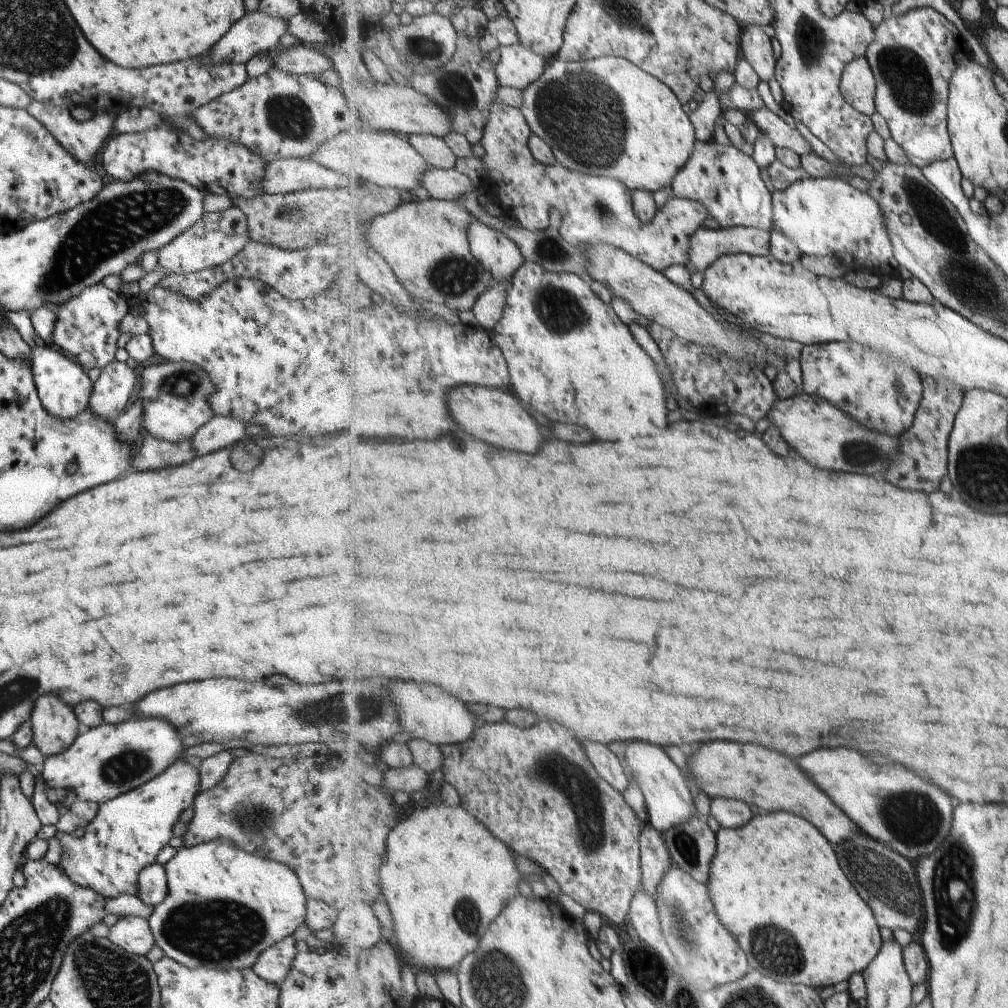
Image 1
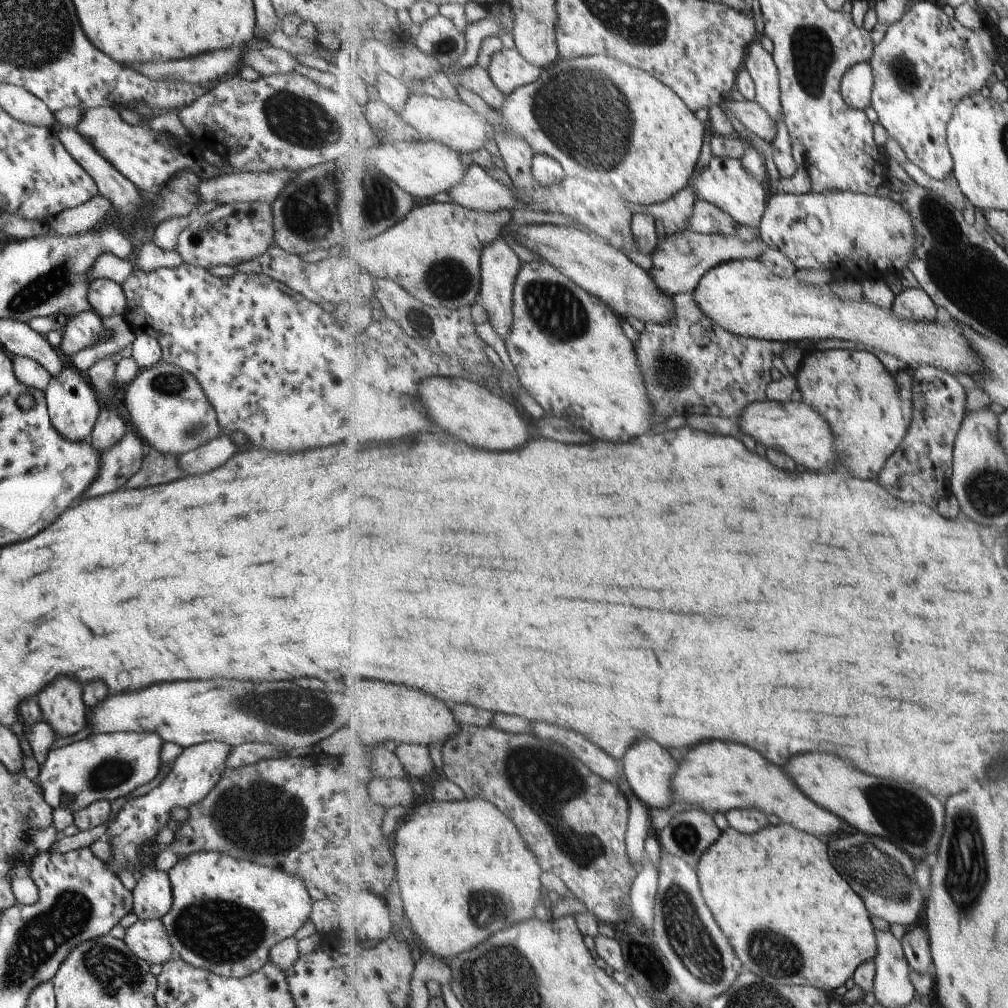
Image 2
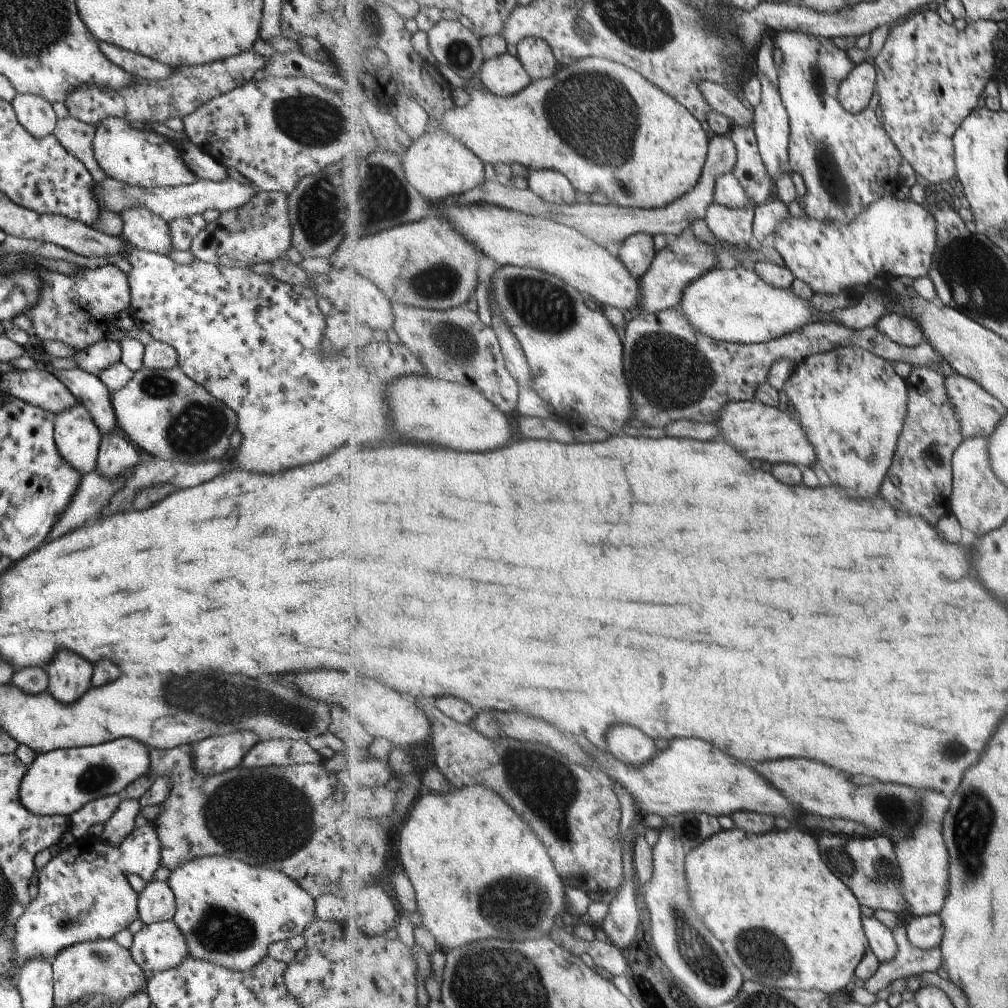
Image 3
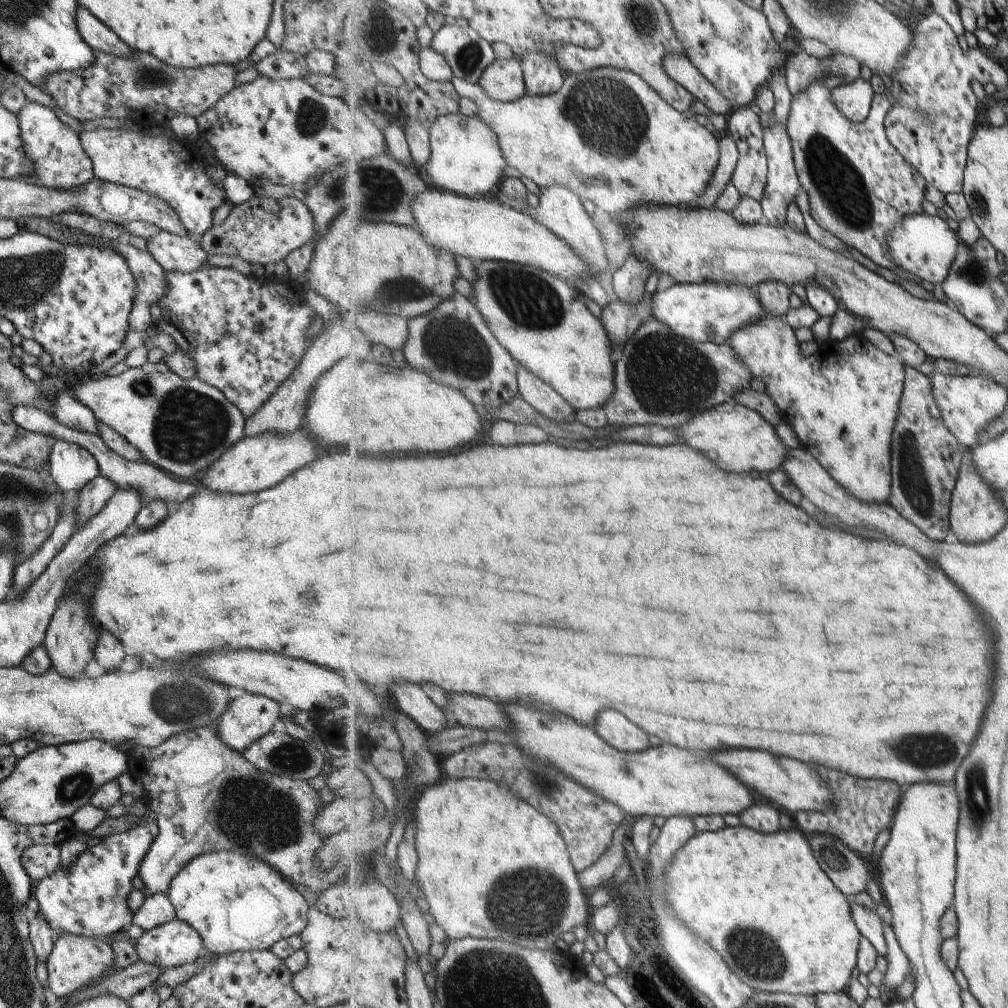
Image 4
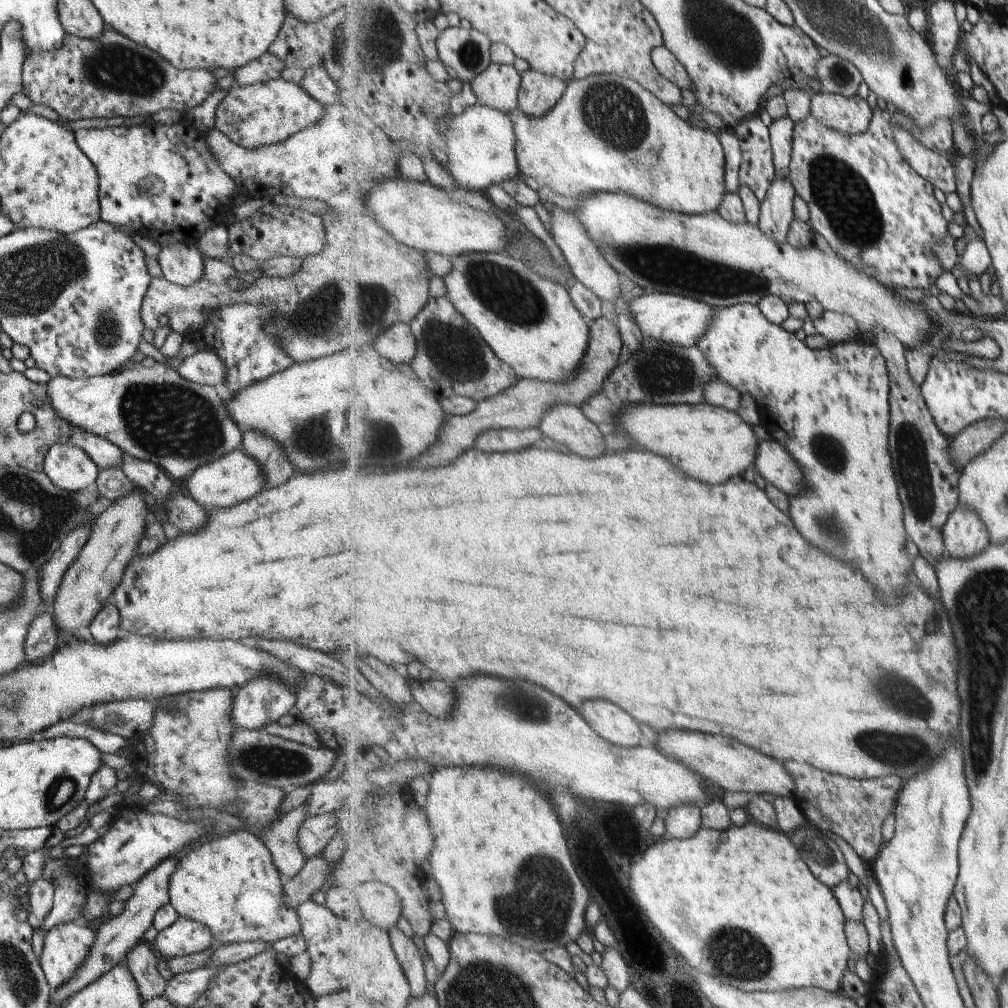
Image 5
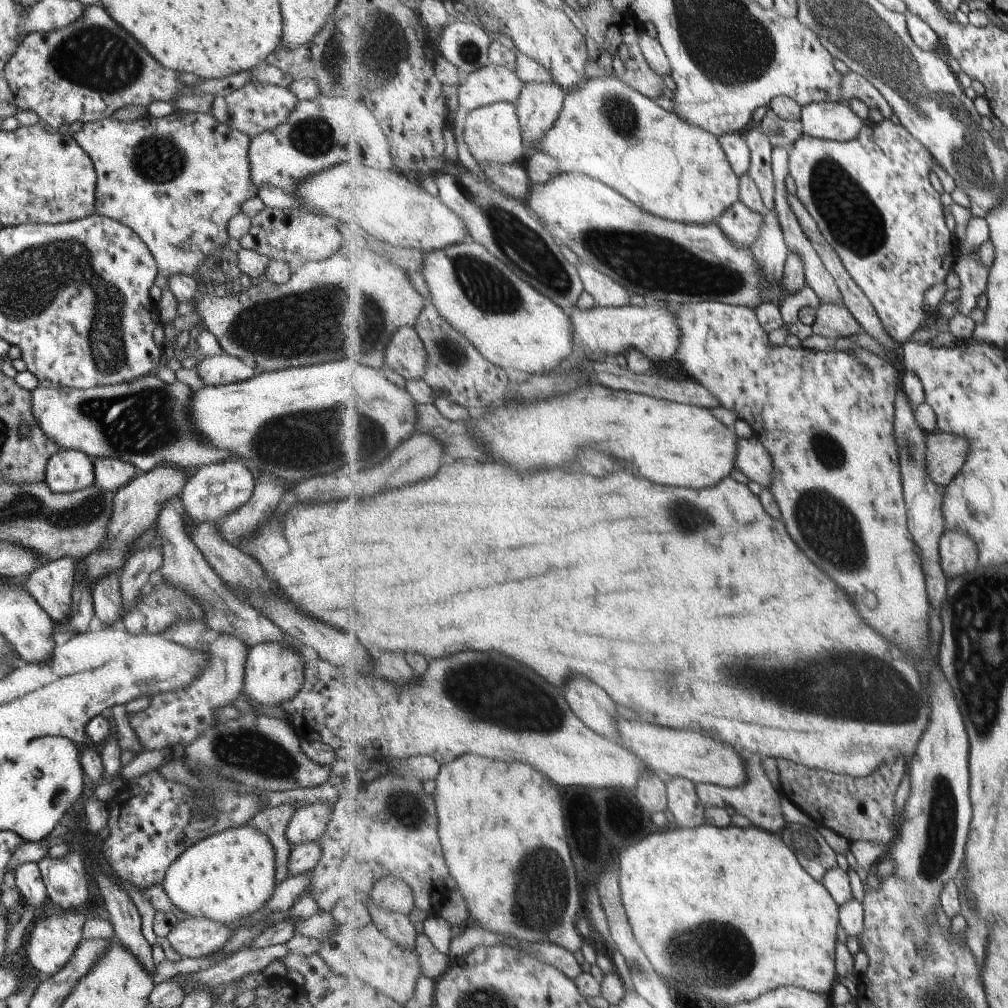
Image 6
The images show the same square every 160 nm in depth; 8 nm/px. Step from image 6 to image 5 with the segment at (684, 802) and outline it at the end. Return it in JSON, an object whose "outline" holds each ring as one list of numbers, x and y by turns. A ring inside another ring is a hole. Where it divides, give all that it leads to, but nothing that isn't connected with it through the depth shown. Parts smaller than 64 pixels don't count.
{"outline":[[685,804,671,808,665,819,667,840,687,840,693,838,702,827,702,808,695,804]]}

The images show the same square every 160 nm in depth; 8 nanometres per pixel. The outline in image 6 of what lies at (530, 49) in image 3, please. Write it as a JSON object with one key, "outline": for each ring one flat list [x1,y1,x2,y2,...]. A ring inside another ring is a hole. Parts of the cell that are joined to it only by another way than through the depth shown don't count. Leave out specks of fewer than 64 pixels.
{"outline":[[527,82,516,103,528,153,547,134,562,113,567,91,555,82]]}

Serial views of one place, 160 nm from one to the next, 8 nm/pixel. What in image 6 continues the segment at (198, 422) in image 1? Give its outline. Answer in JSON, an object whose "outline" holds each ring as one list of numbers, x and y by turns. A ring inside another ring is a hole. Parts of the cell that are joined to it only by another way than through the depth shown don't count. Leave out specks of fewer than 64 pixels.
{"outline":[[151,373,136,378,134,381,92,389,37,386,30,391,30,409,44,436,61,449,81,451,92,460,103,457,119,459,139,468,143,473,156,465,171,465,181,470,198,469,203,465,223,460,231,454,223,449,210,447,192,428,188,418,188,400,191,395,192,391,187,385,177,380,172,384,166,384]]}

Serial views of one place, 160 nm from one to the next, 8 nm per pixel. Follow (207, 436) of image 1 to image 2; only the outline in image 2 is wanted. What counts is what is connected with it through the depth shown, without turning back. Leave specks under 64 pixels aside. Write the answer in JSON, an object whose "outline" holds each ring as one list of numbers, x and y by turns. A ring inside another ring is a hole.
{"outline":[[221,433,207,444,180,454,175,459,183,474,201,474,201,470,203,472,215,470,215,466,227,462,227,458,231,458,233,454,235,454,235,444,231,444,228,434]]}

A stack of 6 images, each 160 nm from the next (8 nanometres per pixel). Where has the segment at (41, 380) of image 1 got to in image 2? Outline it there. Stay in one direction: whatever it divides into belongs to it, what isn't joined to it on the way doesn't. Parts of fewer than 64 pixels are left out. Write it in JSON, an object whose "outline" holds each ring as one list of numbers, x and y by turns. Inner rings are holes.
{"outline":[[64,368,56,377,50,376,43,394,45,411,56,432,71,442,82,443,88,440,101,404,85,375,78,370]]}

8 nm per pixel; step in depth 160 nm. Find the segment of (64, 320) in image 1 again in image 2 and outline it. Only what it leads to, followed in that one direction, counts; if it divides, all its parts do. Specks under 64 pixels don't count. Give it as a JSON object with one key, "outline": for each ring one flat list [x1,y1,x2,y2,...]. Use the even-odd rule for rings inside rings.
{"outline":[[96,278,86,286,86,302,99,318,123,314,126,298,122,288,107,278]]}

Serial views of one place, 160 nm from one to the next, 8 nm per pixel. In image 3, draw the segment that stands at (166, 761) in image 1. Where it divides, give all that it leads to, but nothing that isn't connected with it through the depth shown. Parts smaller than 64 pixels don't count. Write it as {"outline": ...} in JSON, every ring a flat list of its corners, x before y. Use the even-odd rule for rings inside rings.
{"outline":[[120,738,107,741,98,745,87,745,68,749,55,749,35,755,29,766,26,766,25,774,21,777,18,786,18,799,20,805,31,814,39,816,61,815,69,817,78,811,86,802,99,797,120,794,125,786,133,782,135,778,149,773,147,746,130,738]]}

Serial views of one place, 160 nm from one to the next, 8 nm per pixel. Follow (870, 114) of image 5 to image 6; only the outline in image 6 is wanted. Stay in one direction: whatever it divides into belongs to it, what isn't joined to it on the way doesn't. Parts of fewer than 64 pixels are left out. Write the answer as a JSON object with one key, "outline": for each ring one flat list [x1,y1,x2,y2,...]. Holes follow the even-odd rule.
{"outline":[[846,101,812,103,802,108,804,134,838,142,859,137,869,124,857,116]]}

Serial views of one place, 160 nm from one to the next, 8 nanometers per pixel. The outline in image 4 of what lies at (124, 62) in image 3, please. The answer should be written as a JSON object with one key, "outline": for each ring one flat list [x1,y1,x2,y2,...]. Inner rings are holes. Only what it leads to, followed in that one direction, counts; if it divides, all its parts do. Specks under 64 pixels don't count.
{"outline":[[78,5,75,10,75,25,83,42,92,50,99,50,103,54,111,54,111,56,119,56,119,58,131,54,131,48,119,41,119,38,110,29,107,29,107,26,103,26,83,6]]}

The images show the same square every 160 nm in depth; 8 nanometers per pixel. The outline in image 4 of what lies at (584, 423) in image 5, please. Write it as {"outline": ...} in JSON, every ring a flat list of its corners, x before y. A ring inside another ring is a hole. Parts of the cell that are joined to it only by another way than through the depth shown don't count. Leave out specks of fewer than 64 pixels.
{"outline":[[518,364,517,378,522,398,541,414,556,421,577,420,575,408,557,390,541,380,539,376,535,376,527,366]]}

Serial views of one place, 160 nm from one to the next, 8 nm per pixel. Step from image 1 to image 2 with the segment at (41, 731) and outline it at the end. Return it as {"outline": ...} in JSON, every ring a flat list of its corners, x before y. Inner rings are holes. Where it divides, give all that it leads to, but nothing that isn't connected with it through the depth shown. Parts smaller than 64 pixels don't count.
{"outline":[[59,676,49,682,39,694,37,704,41,719,50,724,56,737,71,736,86,726,81,684,69,676]]}

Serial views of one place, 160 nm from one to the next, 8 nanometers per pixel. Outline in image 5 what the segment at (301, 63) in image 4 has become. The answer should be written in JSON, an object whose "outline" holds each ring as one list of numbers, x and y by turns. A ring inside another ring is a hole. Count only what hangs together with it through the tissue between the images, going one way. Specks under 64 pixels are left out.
{"outline":[[264,53,259,58,247,62,247,64,232,72,233,86,239,87,249,84,265,83,271,79,280,78,280,73,285,68,285,64,279,58]]}

